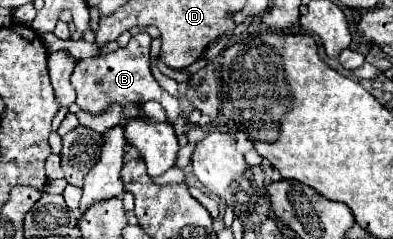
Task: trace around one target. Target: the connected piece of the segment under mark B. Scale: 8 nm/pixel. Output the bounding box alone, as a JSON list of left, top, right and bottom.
[71,32,181,126]

